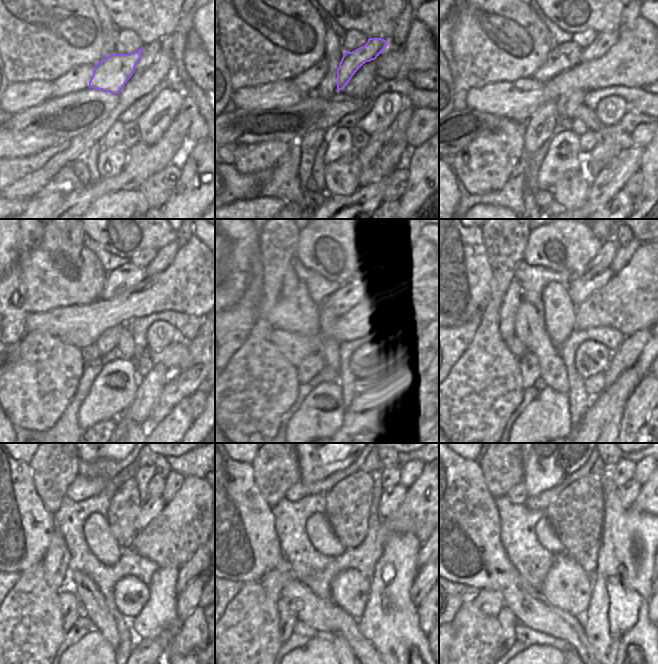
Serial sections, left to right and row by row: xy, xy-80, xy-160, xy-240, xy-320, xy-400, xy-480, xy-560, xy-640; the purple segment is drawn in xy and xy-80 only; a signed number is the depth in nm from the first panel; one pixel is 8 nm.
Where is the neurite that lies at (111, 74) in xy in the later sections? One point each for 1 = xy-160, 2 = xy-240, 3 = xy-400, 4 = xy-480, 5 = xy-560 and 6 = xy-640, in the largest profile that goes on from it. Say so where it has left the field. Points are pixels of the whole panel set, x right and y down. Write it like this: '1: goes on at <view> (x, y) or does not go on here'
1: goes on at xy-160 (603, 41)
2: goes on at xy-240 (164, 257)
3: goes on at xy-400 (624, 253)
4: goes on at xy-480 (175, 480)
5: goes on at xy-560 (410, 471)
6: goes on at xy-640 (642, 473)

